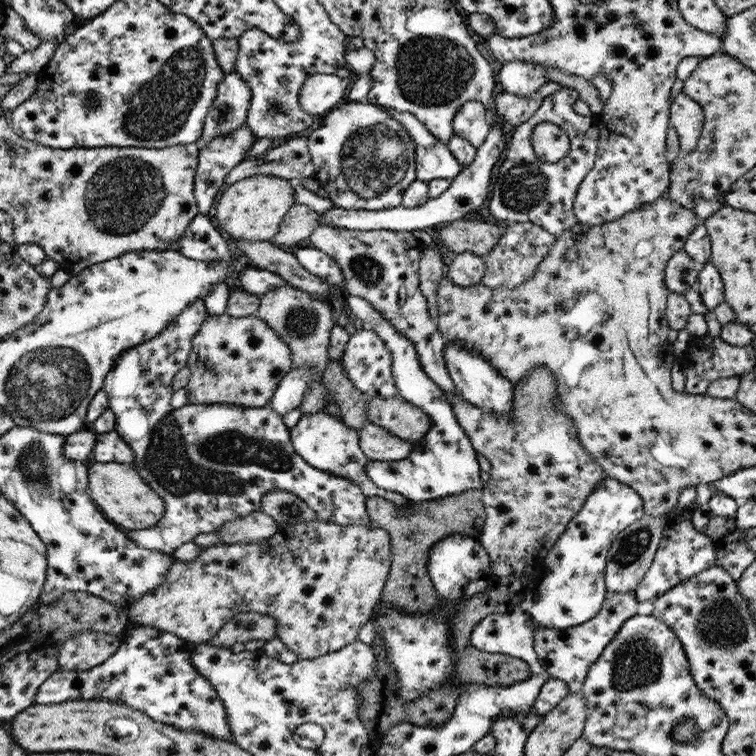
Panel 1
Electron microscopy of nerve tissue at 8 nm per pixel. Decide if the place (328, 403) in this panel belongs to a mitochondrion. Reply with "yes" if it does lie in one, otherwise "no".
no

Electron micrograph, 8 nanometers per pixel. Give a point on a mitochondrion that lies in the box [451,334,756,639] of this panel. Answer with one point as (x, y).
(633, 545)

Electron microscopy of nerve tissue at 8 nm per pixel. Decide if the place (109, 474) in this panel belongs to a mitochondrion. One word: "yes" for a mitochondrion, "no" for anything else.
no

